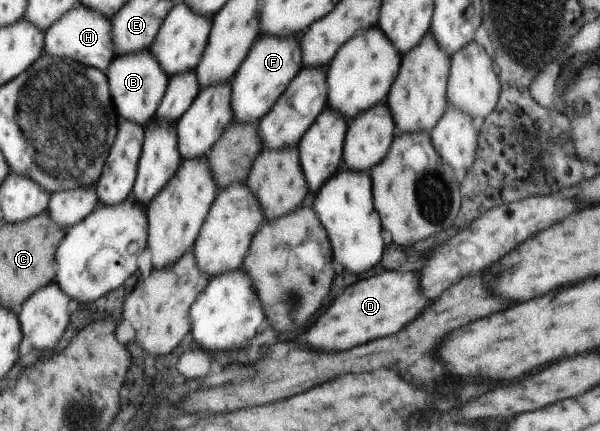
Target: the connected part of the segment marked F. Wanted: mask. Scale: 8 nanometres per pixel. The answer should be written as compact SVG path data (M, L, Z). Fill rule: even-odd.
M259 35L258 38L259 40L256 39L251 45L251 50L248 50L245 60L241 62L237 74L231 80L235 82L231 110L235 110L237 124L257 123L269 112L273 102L283 94L283 90L287 88L291 78L297 76L299 70L299 48L302 46L295 38L287 38L287 36L263 38L263 35Z

